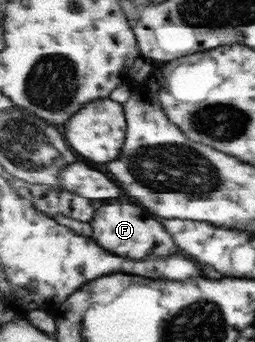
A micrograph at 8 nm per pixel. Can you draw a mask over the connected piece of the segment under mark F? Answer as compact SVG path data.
M107 203L105 207L97 209L95 219L90 221L93 225L93 237L101 247L107 247L109 251L115 251L115 255L127 255L131 259L145 259L151 253L157 253L161 257L179 253L173 235L163 227L161 221L153 219L143 207L139 205L121 205L121 203Z

